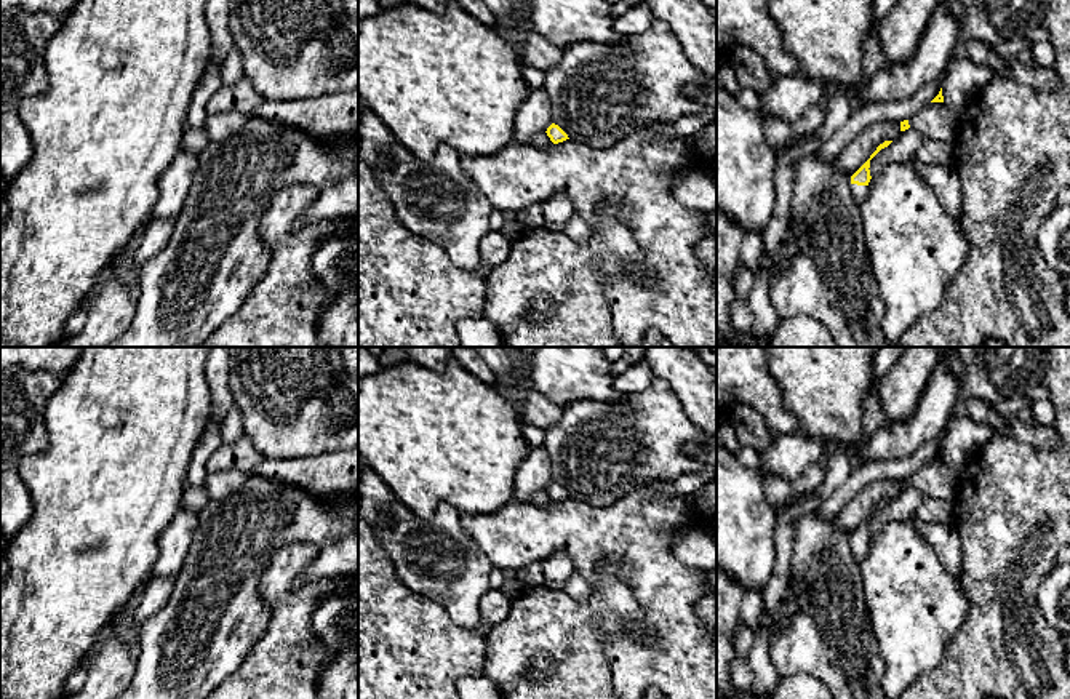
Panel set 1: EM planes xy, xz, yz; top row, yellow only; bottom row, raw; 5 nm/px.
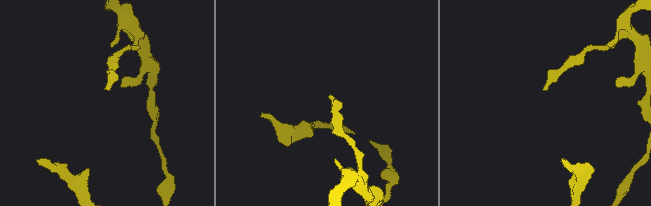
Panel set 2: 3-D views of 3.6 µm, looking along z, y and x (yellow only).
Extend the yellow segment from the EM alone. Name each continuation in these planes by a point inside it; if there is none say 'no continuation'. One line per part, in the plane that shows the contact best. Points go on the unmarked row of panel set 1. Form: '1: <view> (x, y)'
1: yz (859, 551)

